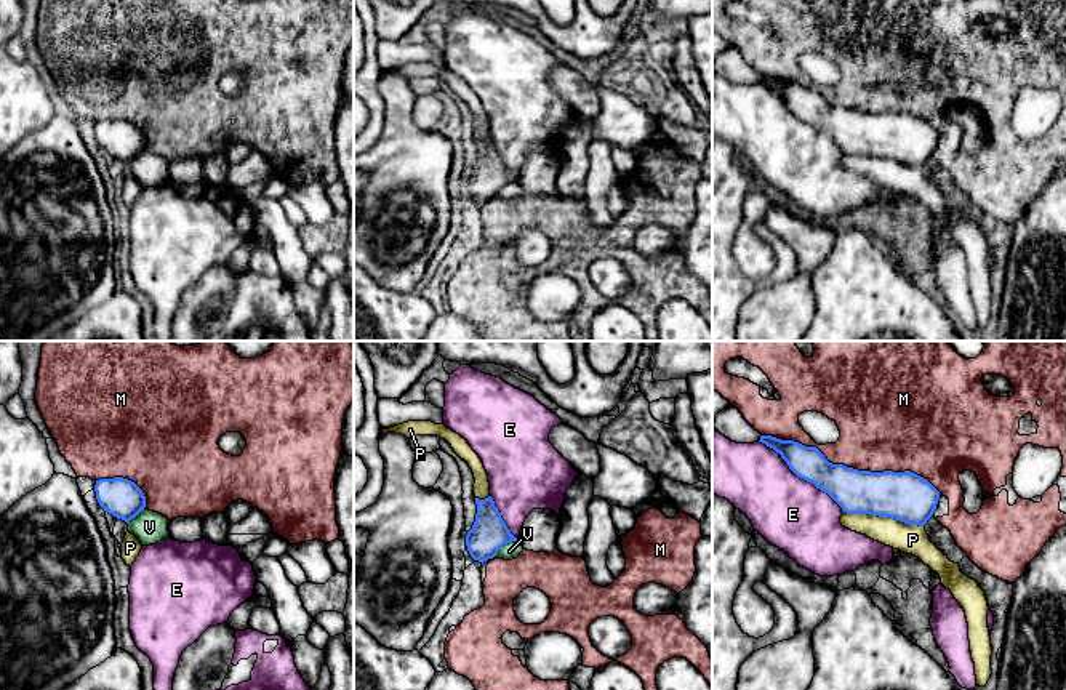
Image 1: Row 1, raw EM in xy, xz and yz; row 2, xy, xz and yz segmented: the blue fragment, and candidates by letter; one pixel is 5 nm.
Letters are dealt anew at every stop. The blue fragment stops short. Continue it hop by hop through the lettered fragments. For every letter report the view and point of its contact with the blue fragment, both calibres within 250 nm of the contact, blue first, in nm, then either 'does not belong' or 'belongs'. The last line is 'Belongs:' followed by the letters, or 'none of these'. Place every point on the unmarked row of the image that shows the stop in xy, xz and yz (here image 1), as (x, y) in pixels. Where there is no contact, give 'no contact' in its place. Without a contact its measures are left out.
E: yz (801, 119) | 200/360 nm | does not belong
M: yz (852, 109) | 220/420 nm | does not belong
P: yz (884, 157) | 260/140 nm | does not belong
V: xz (504, 184) | 190/90 nm | does not belong
Belongs: none of these

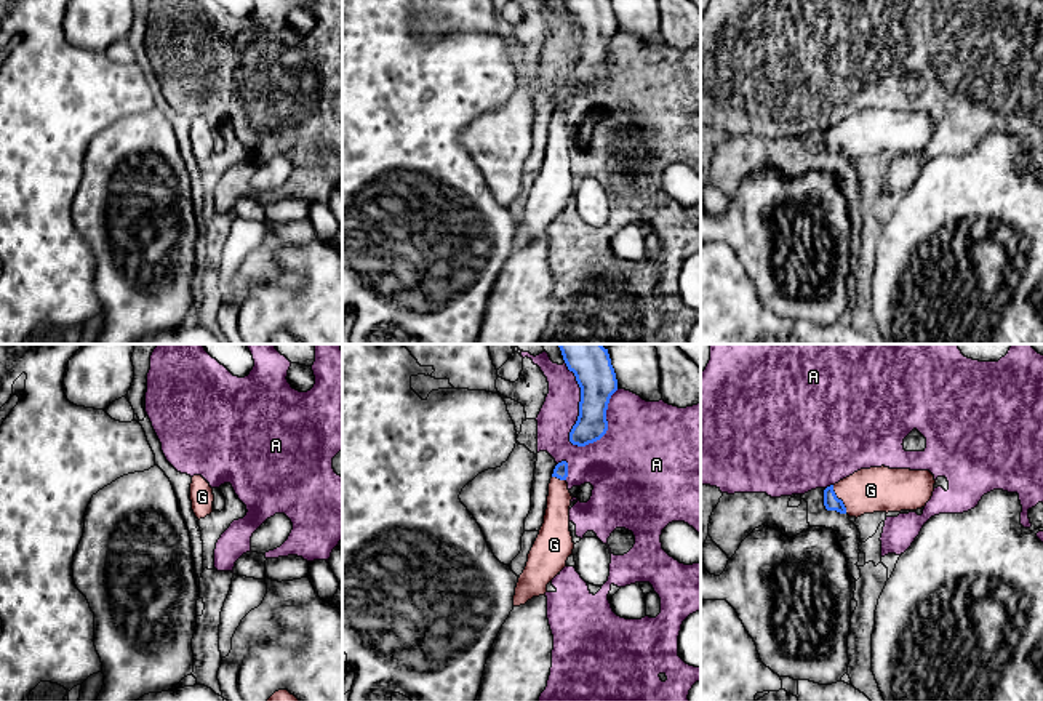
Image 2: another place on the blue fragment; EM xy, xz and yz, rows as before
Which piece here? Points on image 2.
A: xz (579, 50) | 190/220 nm | does not belong
G: yz (840, 141) | 80/220 nm | belongs
Belongs: G

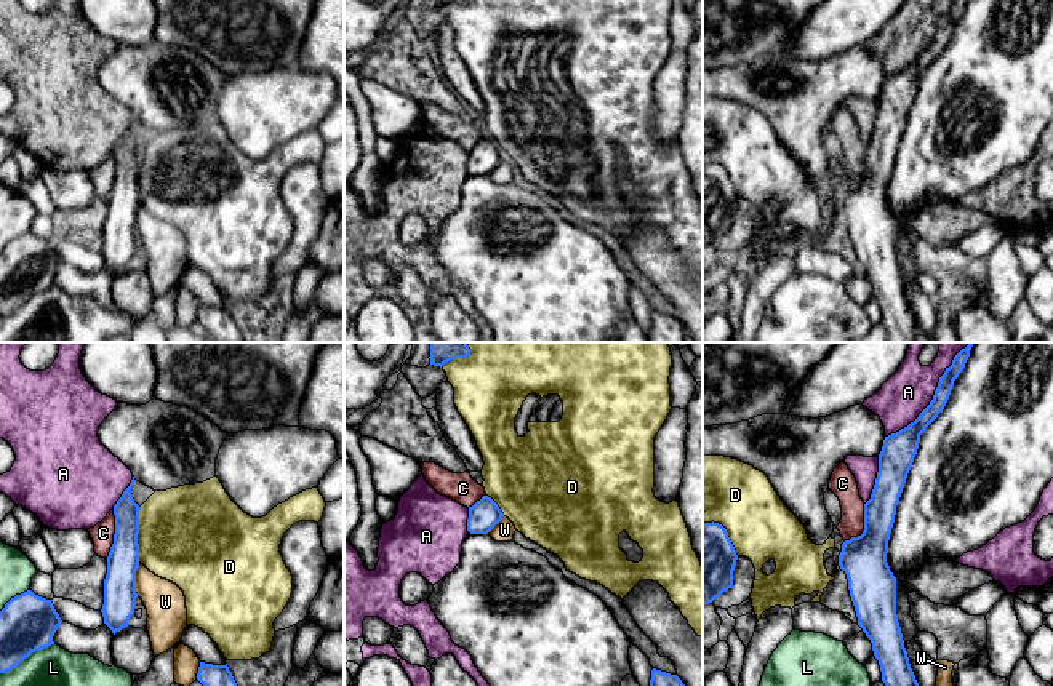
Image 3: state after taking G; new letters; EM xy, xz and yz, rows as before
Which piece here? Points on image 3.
A: yz (930, 45) | 150/240 nm | does not belong
C: xy (114, 176) | 160/110 nm | does not belong
D: xy (138, 175) | 160/500 nm | does not belong
L: xy (26, 298) | 280/480 nm | does not belong
W: xy (135, 221) | 160/200 nm | does not belong
Belongs: none of these

